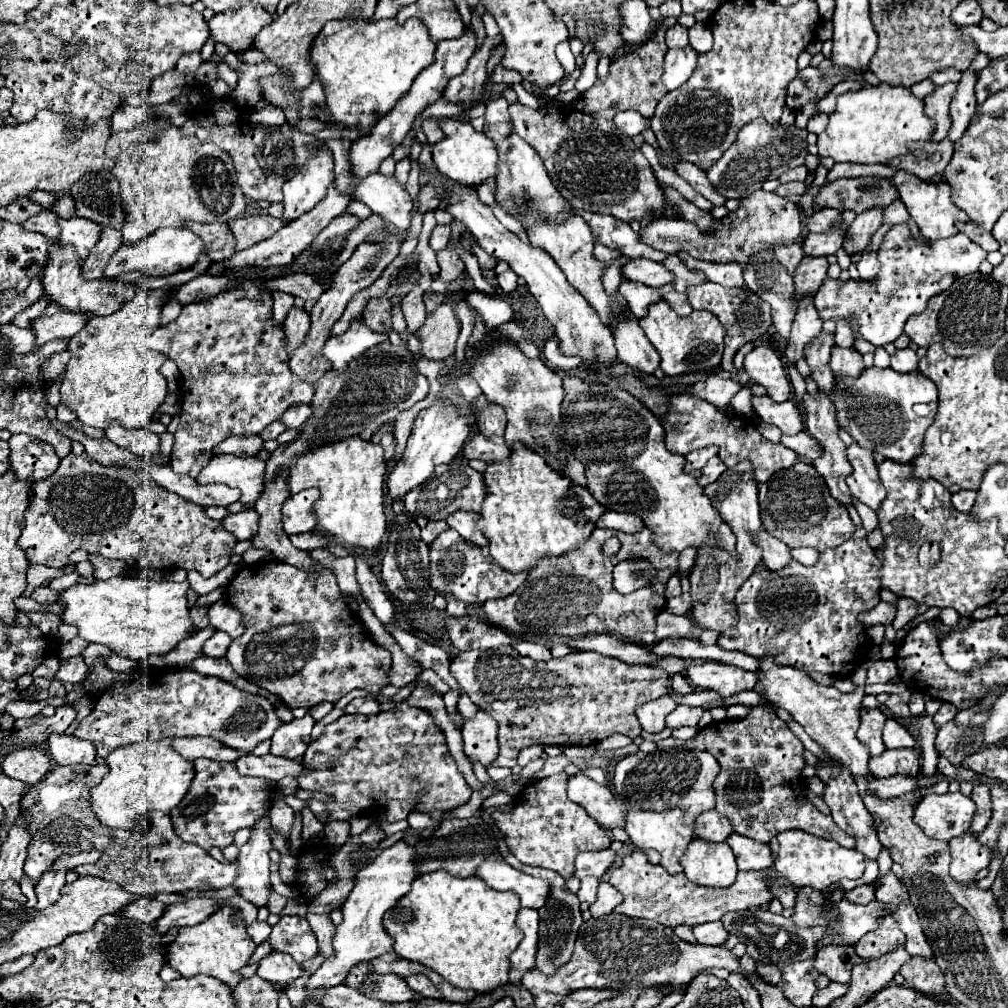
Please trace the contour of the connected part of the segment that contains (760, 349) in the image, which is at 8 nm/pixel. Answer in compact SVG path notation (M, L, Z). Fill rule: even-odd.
M766 345L754 347L746 357L744 357L744 371L750 375L752 381L758 385L764 385L768 391L768 397L774 399L776 403L788 401L792 397L792 385L788 379L788 373L774 353L774 349Z

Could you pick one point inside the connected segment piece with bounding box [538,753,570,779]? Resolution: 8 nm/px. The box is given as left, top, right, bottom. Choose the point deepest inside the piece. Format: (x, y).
(553, 764)

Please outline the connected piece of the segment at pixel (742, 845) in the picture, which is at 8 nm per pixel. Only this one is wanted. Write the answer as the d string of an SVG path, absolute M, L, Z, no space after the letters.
M736 833L730 835L726 839L726 843L732 847L740 871L760 871L760 869L768 869L772 865L770 847L764 843L752 841L748 837L740 837Z

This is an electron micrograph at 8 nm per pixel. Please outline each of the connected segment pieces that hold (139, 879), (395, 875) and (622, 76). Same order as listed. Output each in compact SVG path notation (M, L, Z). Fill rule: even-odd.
M54 765L44 781L30 787L30 791L22 799L22 811L32 833L32 841L28 845L28 859L24 865L24 873L38 881L42 873L62 855L74 855L80 851L90 851L92 847L102 851L102 857L96 865L78 867L80 875L104 877L108 881L116 881L127 891L140 895L152 895L154 891L162 893L182 893L184 889L204 889L208 883L214 889L228 887L236 879L234 863L218 863L212 859L202 847L184 843L180 837L172 837L170 817L164 813L148 813L142 817L142 823L130 831L108 829L102 825L88 805L88 793L94 785L98 785L108 773L106 765L72 765L60 767Z
M404 839L394 843L392 847L384 849L374 861L370 861L364 869L358 871L356 885L350 891L342 915L344 921L336 927L336 937L334 937L334 957L326 959L322 967L310 975L306 983L306 993L312 989L330 989L334 985L340 985L348 971L360 963L360 961L372 961L374 957L380 957L388 951L392 951L392 937L388 937L388 931L382 925L384 913L396 905L400 897L404 897L410 891L410 883L418 877L416 873L416 851L412 845L408 845Z
M664 19L658 23L654 35L642 43L638 49L630 51L630 53L622 53L616 55L610 63L608 69L608 79L606 81L596 81L588 91L584 91L578 99L574 99L572 103L552 103L544 105L540 109L530 109L524 105L514 103L510 107L510 115L512 115L512 123L514 123L514 131L526 141L530 143L538 155L544 161L544 167L552 179L552 183L556 185L558 193L574 207L574 209L584 209L584 211L594 211L594 213L608 213L616 219L622 221L632 221L632 219L642 219L642 215L648 209L656 209L662 217L664 211L664 195L662 189L658 185L658 179L654 175L654 169L650 167L648 159L644 157L644 153L640 151L640 147L634 145L632 139L628 139L626 135L622 135L616 125L614 125L614 115L618 112L635 110L640 112L643 117L651 118L654 114L656 103L668 93L660 81L662 73L664 73L664 55L666 55L666 43L664 43L664 33L668 27L672 27L676 23L676 19Z

